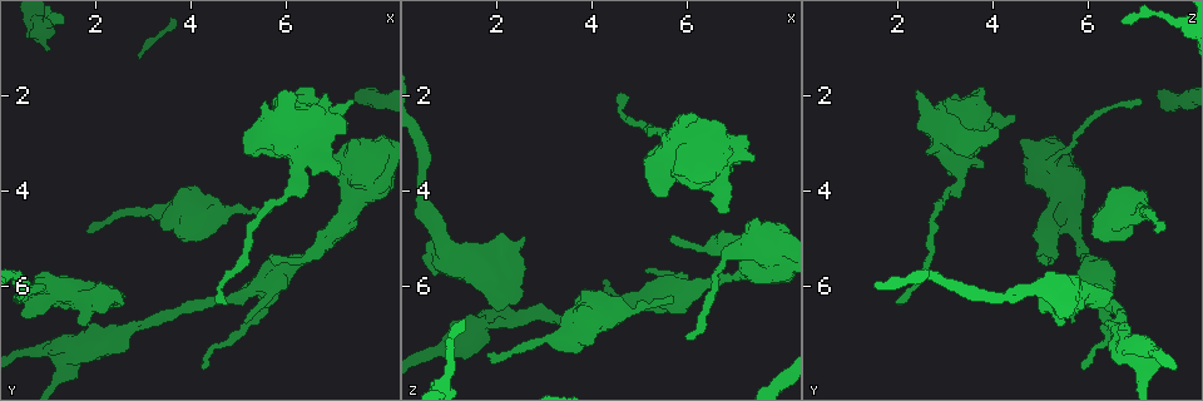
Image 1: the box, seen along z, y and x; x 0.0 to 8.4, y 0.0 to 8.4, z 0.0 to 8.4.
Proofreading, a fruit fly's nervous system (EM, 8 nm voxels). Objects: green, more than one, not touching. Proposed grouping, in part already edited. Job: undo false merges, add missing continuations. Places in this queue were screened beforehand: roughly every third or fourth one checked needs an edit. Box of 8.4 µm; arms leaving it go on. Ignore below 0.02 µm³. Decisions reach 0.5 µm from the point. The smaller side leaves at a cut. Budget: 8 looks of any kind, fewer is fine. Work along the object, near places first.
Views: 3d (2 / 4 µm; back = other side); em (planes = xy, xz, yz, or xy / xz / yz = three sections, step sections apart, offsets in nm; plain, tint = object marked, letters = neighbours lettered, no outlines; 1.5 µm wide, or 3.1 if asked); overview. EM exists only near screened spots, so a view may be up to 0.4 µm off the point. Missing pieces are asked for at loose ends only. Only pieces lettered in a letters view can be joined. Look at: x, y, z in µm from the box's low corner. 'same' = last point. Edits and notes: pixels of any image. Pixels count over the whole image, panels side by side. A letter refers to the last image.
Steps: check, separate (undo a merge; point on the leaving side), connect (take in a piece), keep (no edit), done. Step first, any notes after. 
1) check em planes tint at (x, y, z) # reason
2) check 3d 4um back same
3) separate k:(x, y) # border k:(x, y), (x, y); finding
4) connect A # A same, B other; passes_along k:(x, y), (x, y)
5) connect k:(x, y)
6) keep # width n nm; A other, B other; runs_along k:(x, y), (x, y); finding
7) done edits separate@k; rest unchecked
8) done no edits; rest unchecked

check 3d 4um back at (5.65, 4.35, 6.20)

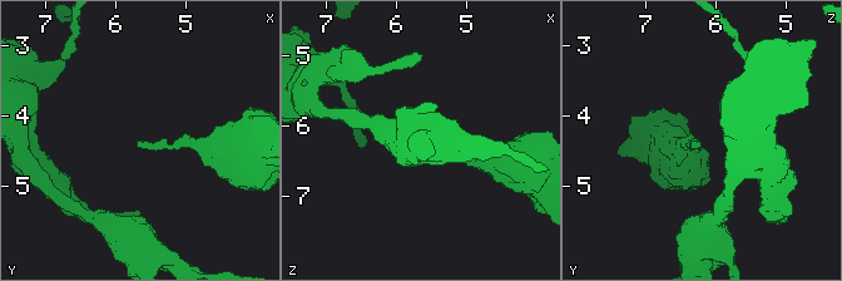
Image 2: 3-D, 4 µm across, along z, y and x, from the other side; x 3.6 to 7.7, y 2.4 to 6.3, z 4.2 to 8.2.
check em xz step 8 tint at (5.70, 4.40, 6.20) # shape alone is not enough

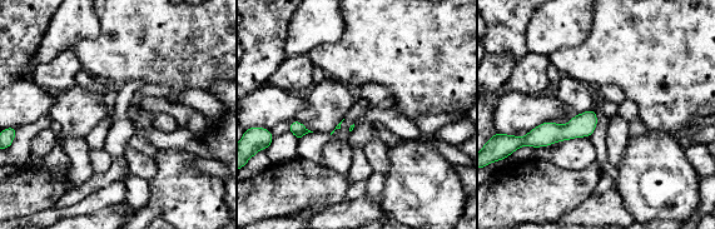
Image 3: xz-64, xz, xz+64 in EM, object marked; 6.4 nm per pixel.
check em planes letters same

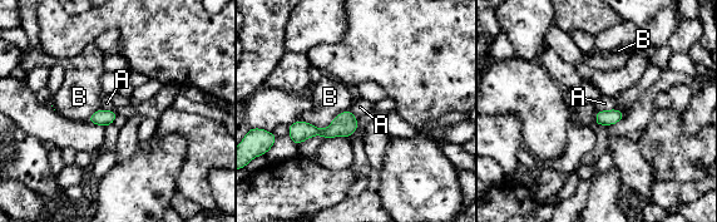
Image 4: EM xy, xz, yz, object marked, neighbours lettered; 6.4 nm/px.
keep # longest_contact B 320 nm; A other, B other; runs_along 4:(354, 121), (330, 132), (291, 133); no lettered piece goes on from it

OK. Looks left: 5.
check em xz step 8 tint at (1.75, 4.80, 7.45)

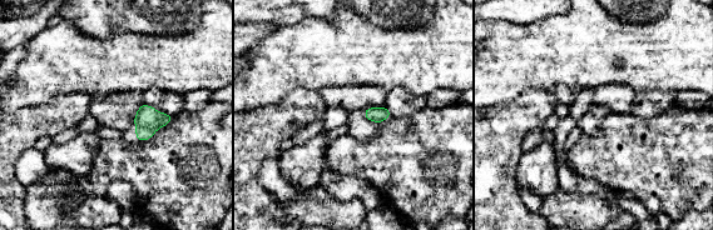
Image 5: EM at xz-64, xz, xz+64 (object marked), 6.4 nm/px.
check em planes letters same # another direction

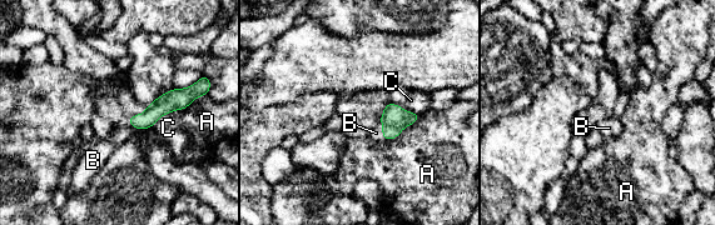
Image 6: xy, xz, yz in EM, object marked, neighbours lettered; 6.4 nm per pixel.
connect B # A other, B same, C other; passes_along 6:(393, 119), (383, 130), (376, 133); it goes on there

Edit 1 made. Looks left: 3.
check em planes tint at (4.20, 7.65, 5.90) # tapers out

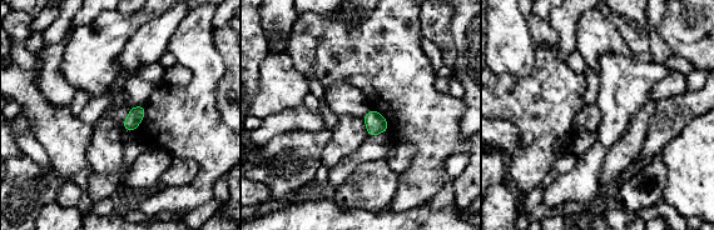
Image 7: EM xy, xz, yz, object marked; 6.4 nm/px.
check em planes letters same # see the neighbours

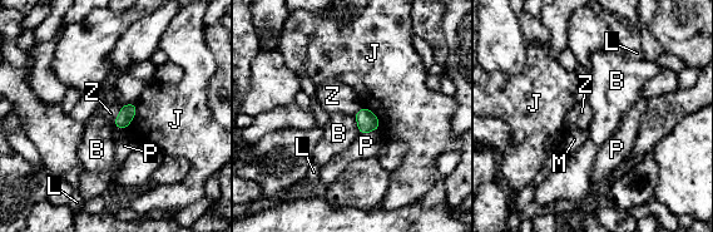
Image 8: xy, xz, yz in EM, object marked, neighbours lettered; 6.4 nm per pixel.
keep # B other, J other, L other, M other, P other, Z other; border 8:(120, 105), (113, 123); no lettered piece goes on from it

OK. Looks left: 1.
done edits connect@6; rest unchecked

